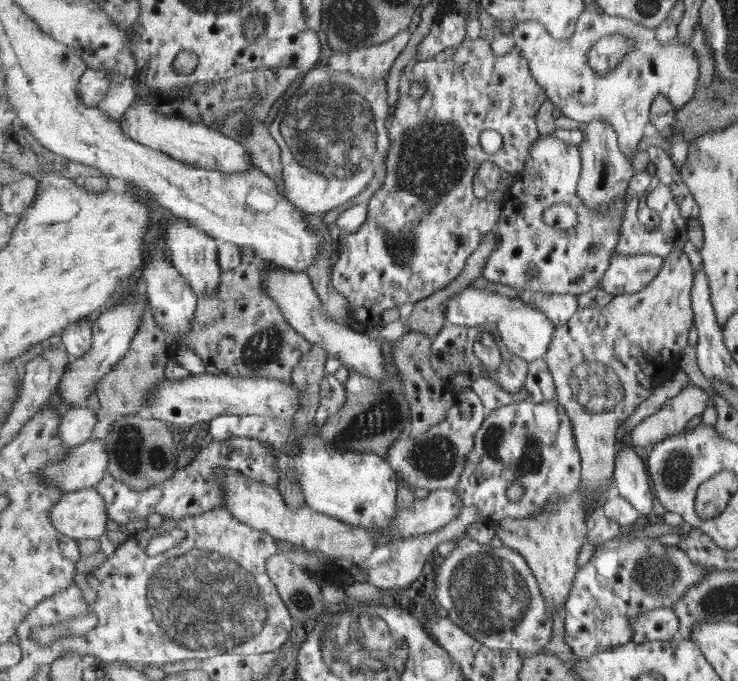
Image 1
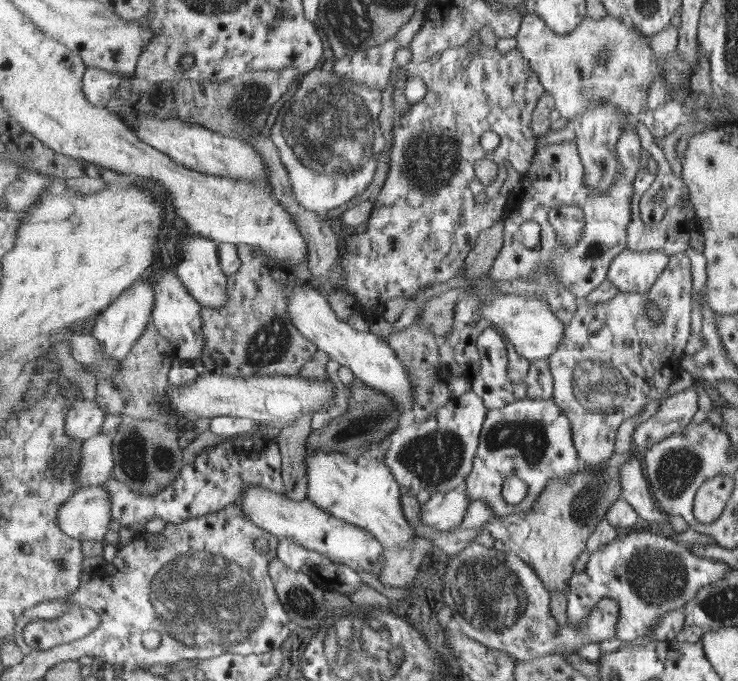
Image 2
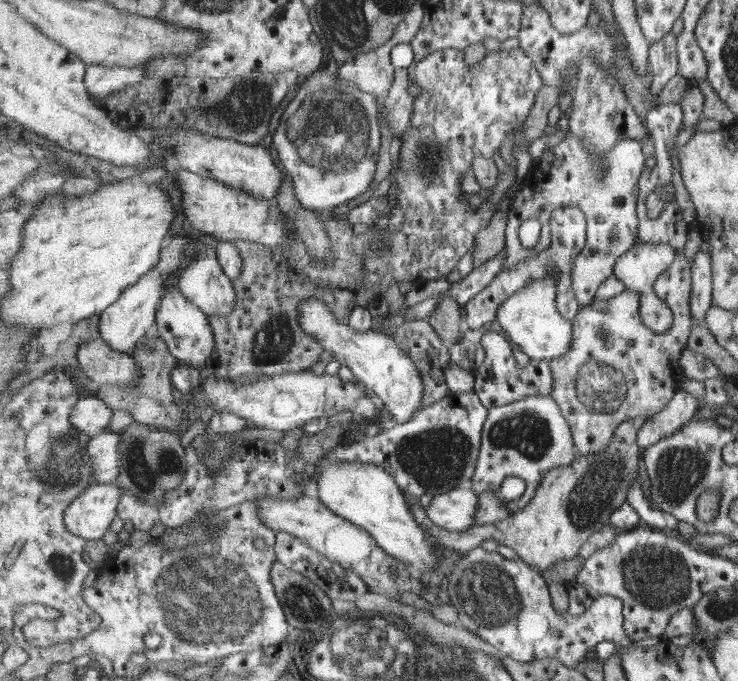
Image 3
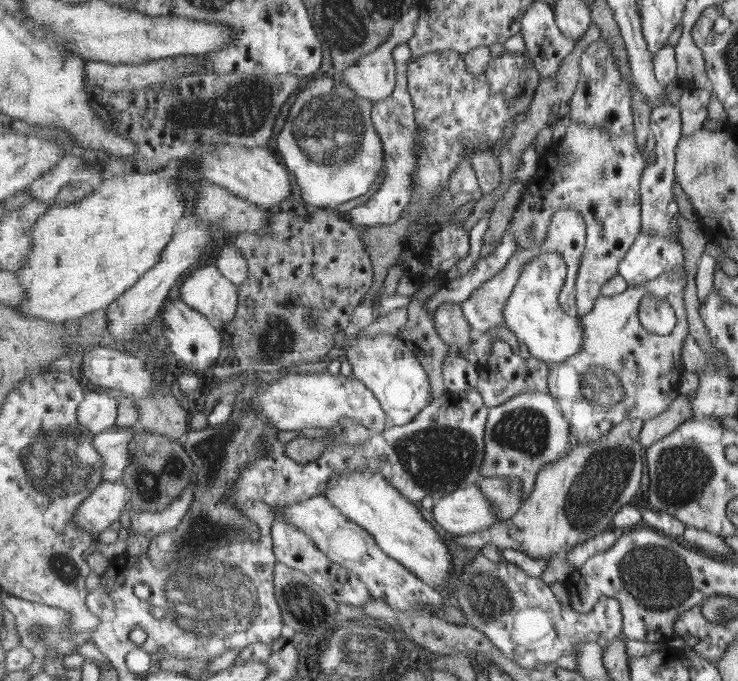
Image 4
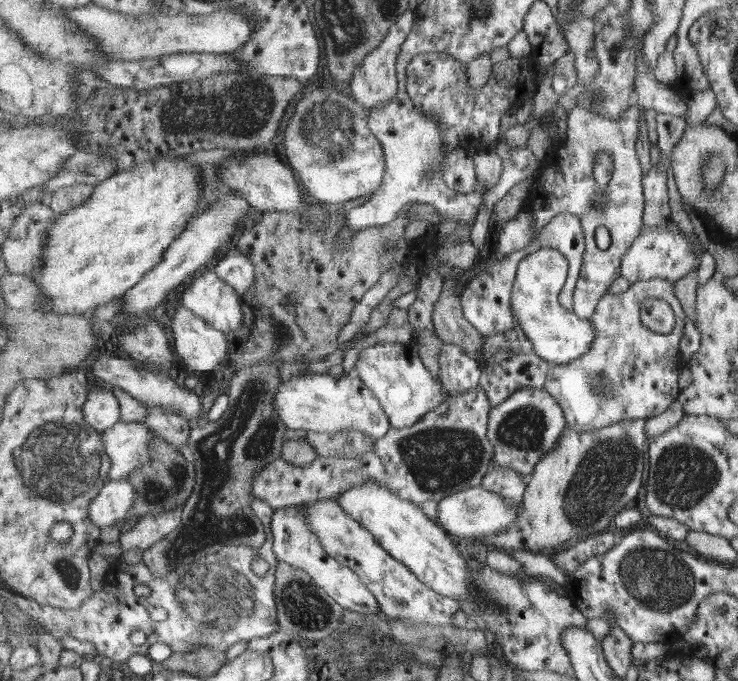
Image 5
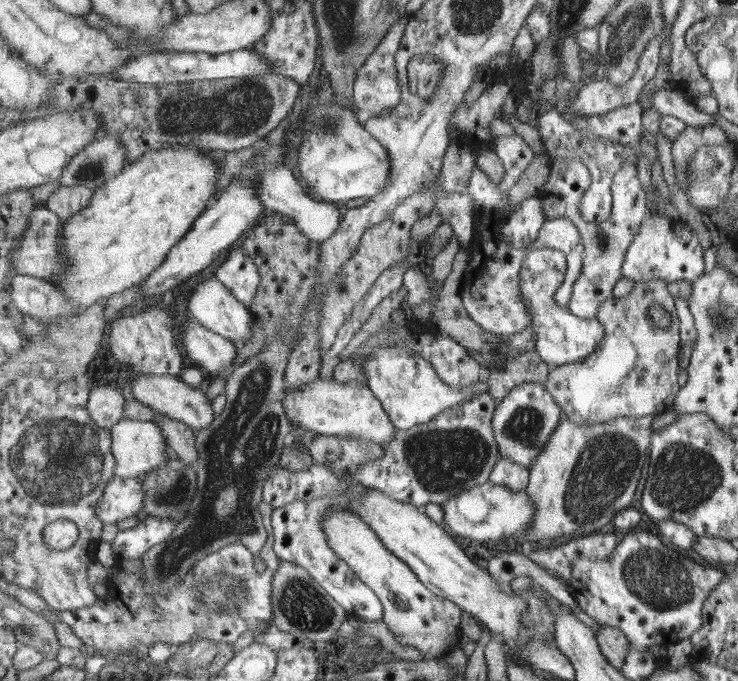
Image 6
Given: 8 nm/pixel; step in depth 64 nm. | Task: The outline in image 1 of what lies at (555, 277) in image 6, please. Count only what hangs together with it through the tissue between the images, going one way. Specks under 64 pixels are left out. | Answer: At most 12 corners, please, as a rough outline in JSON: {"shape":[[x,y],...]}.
{"shape":[[467,287],[447,301],[448,323],[488,329],[529,364],[557,329],[521,296]]}

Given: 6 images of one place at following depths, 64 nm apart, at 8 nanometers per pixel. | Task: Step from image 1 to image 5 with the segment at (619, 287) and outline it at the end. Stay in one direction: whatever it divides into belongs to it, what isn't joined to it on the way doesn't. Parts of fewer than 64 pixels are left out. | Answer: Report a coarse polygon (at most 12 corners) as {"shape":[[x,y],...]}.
{"shape":[[676,222],[643,228],[623,257],[632,284],[698,272]]}

